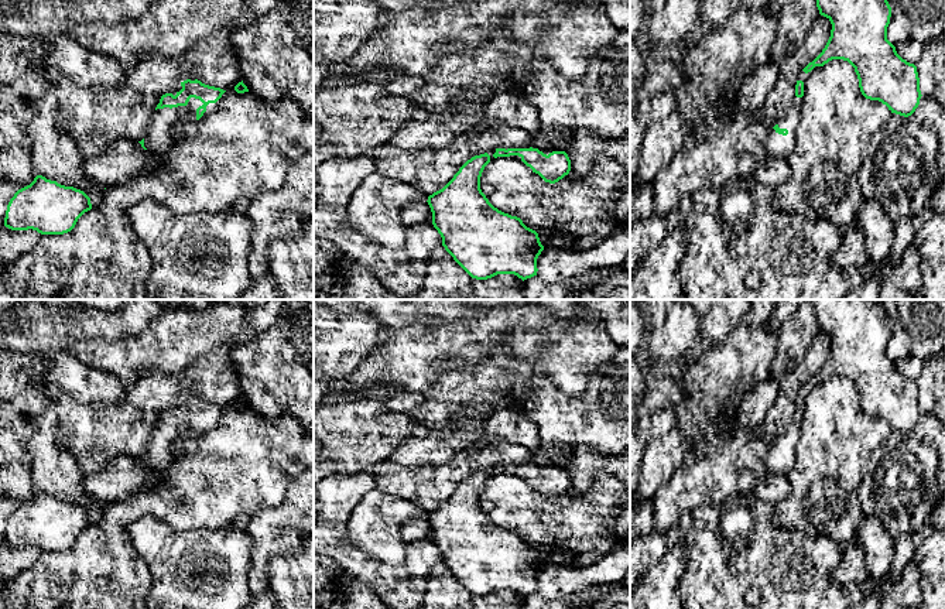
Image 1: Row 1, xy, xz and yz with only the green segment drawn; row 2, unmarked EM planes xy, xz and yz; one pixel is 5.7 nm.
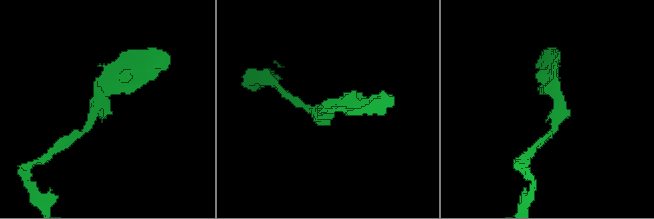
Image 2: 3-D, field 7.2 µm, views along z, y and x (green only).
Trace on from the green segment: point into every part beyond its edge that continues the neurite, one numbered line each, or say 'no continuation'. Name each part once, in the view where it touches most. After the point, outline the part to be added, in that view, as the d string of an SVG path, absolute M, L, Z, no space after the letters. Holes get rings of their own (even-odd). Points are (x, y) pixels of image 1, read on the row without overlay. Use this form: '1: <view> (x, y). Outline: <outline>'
1: xy (158, 455). Outline: M191 414L186 422L157 425L144 454L144 463L157 471L170 468L175 461L171 447L181 439L198 438L196 425L202 421L199 415Z

